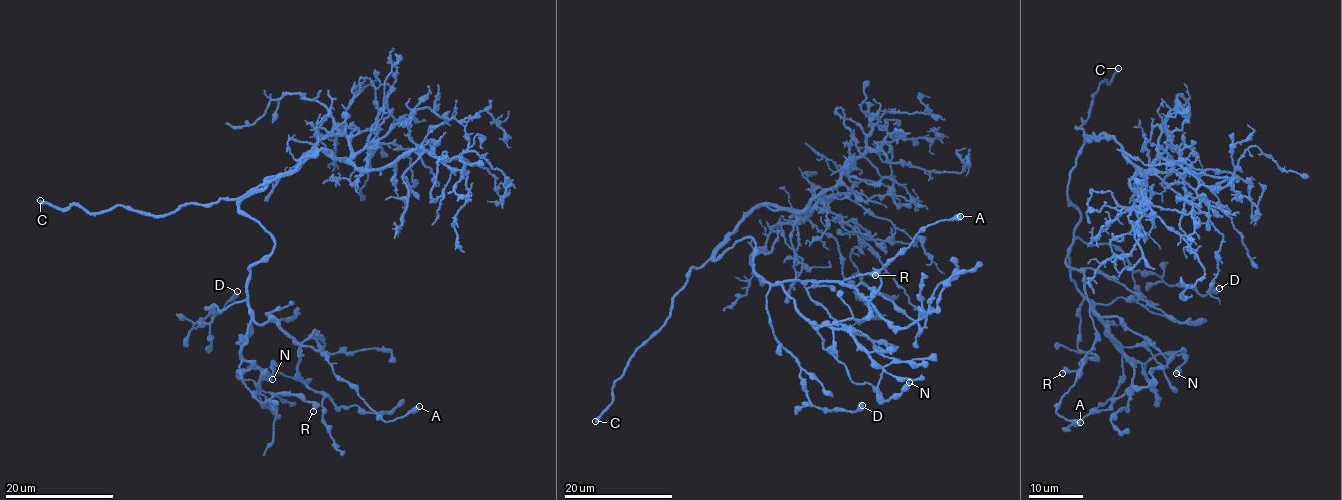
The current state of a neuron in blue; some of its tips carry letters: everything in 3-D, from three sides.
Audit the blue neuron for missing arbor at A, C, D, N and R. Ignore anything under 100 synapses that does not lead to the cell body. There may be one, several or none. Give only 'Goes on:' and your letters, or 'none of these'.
Goes on: C

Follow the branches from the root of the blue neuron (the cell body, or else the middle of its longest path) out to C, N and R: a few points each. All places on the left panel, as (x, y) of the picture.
C: (244, 212), (235, 199), (224, 198), (158, 215), (122, 205), (91, 213), (40, 200)
N: (244, 212), (274, 249), (247, 290), (240, 356), (261, 371), (257, 391), (241, 378), (253, 366), (272, 379)
R: (244, 212), (274, 249), (250, 269), (241, 380), (260, 402), (288, 392), (316, 404), (313, 411)

